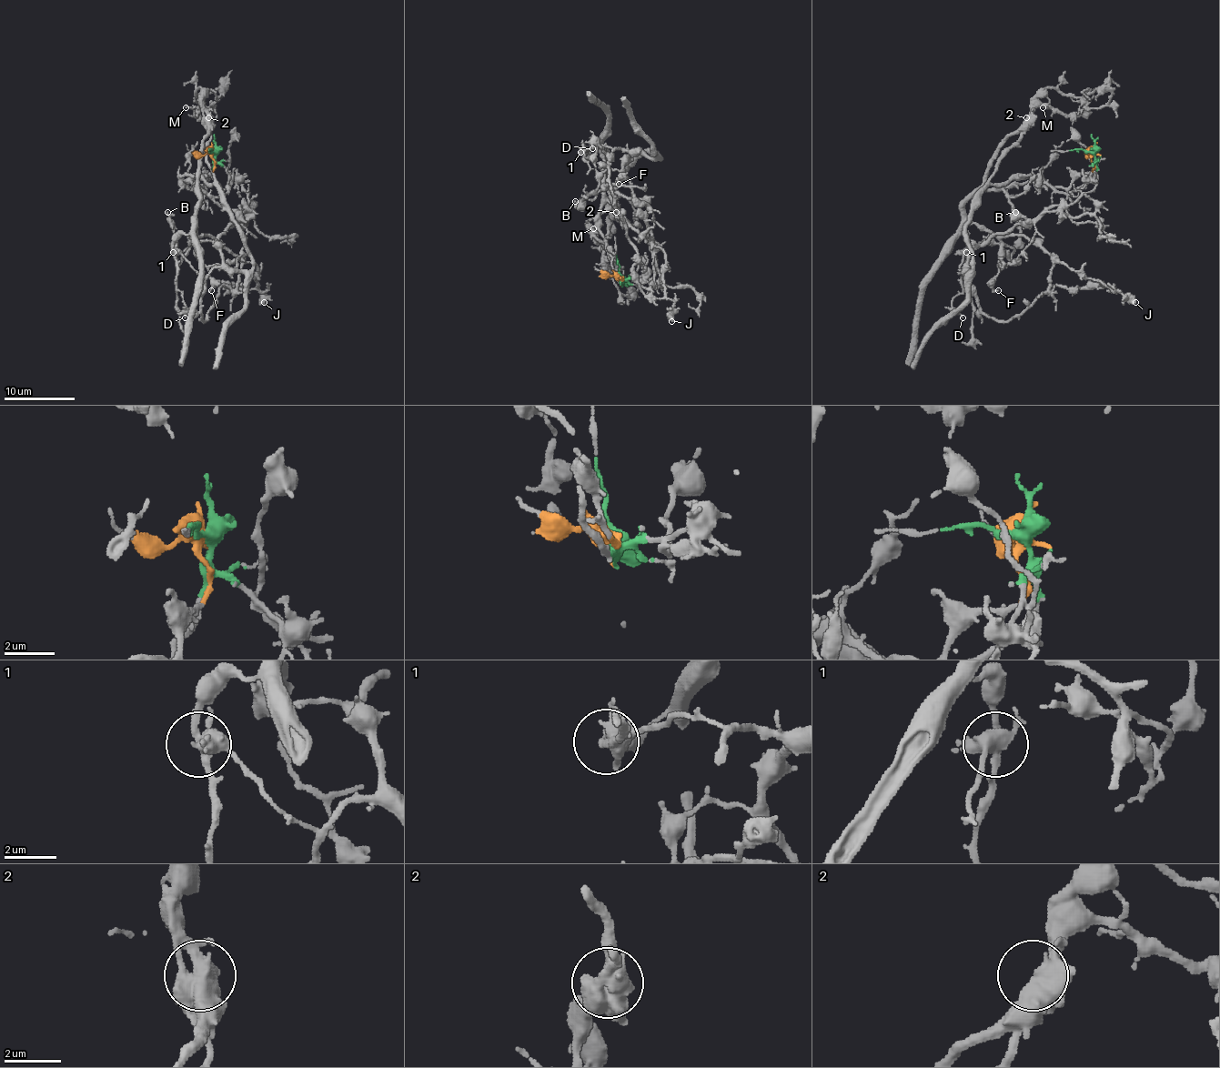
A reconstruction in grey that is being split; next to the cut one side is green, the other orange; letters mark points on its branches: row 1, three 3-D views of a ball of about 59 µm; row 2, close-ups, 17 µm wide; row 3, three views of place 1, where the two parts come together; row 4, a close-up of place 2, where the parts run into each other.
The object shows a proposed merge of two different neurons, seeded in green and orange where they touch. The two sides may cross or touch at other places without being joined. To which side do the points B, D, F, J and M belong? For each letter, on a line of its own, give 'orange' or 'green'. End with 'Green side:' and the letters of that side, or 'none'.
B: green
D: green
F: green
J: green
M: green
Green side: B, D, F, J, M

